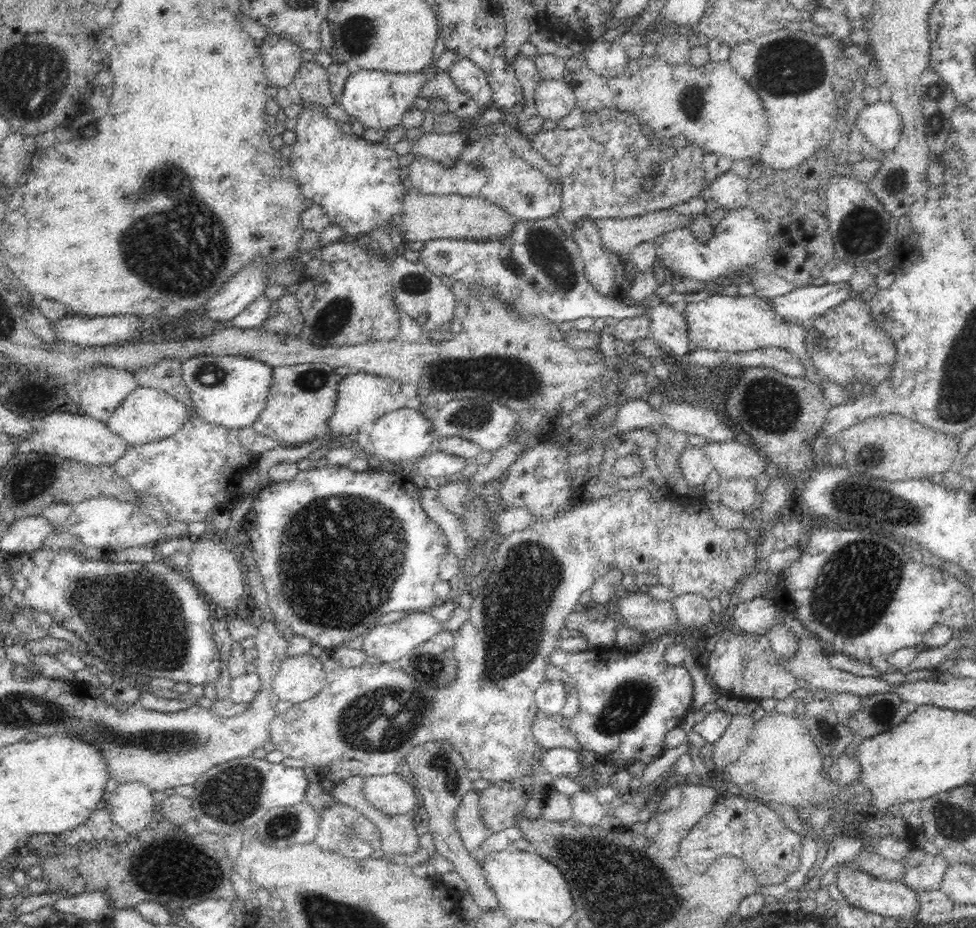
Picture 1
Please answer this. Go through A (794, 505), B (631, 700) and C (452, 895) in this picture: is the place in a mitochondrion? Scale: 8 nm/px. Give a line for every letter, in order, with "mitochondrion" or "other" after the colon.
A: other
B: mitochondrion
C: other

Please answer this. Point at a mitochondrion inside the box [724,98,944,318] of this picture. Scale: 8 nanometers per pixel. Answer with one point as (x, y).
(862, 229)

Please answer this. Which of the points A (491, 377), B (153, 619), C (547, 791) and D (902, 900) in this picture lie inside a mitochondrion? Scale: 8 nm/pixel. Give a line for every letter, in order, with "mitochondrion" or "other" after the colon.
A: mitochondrion
B: mitochondrion
C: other
D: other

